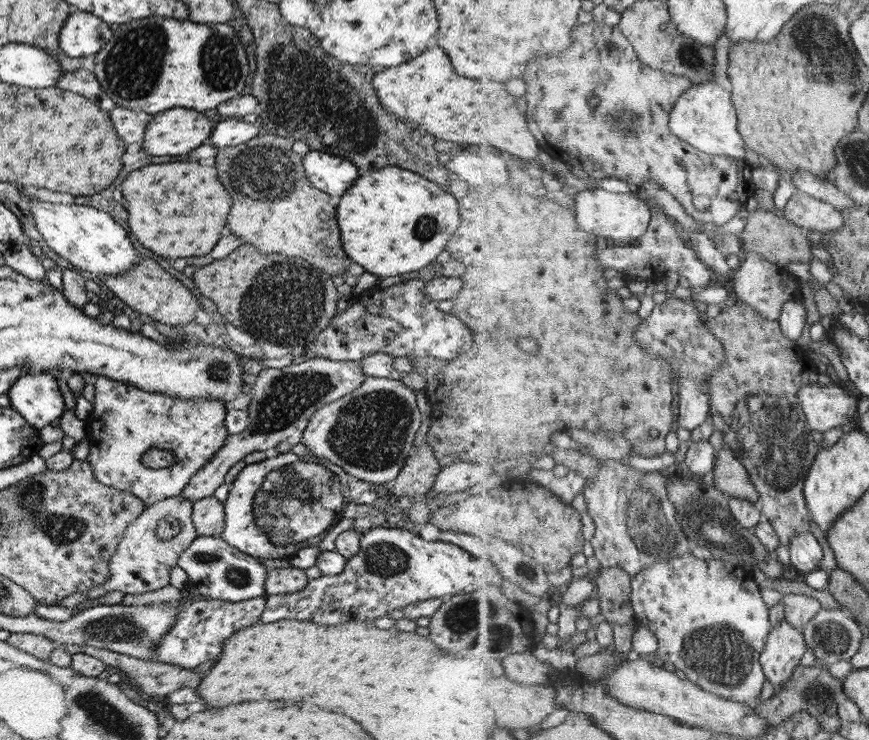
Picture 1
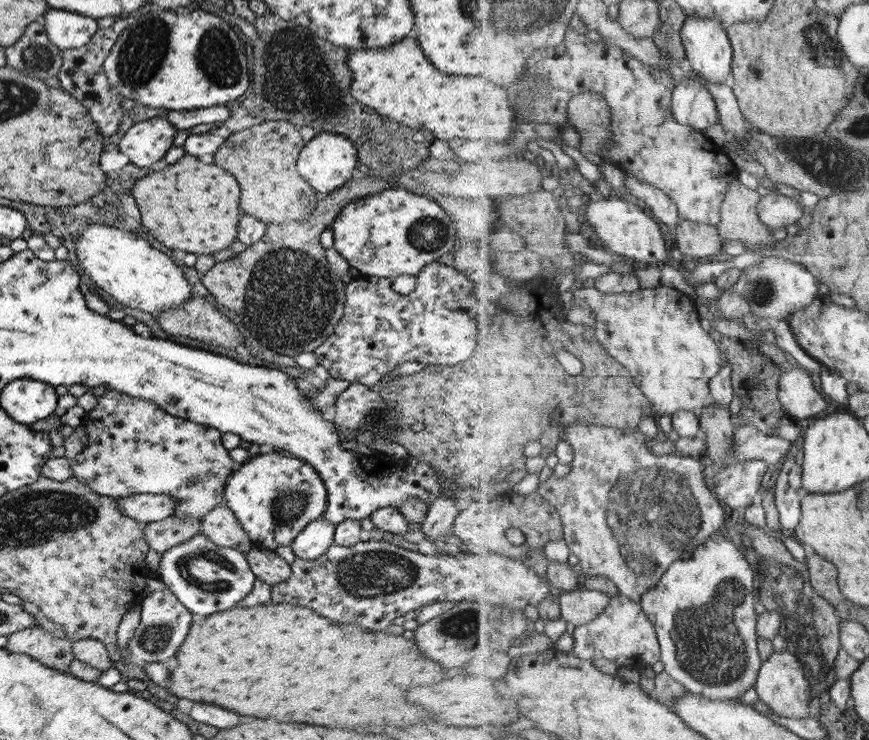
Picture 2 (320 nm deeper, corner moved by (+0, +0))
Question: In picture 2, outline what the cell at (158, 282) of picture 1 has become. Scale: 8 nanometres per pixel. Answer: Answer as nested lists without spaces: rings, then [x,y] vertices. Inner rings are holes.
[[[191,294],[189,299],[177,309],[169,311],[161,311],[155,317],[162,331],[165,331],[168,336],[173,339],[191,339],[193,342],[202,342],[207,345],[217,345],[223,348],[232,348],[242,346],[243,336],[237,331],[236,325],[231,322],[227,316],[223,316],[219,310],[216,310],[212,305],[205,302],[204,299],[195,298]]]

